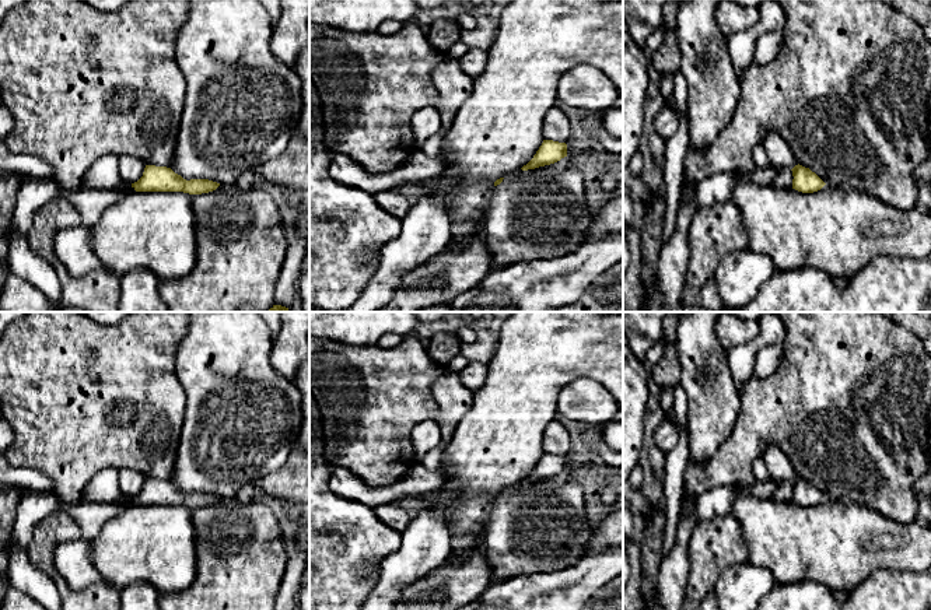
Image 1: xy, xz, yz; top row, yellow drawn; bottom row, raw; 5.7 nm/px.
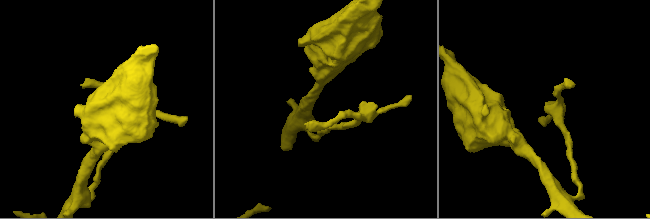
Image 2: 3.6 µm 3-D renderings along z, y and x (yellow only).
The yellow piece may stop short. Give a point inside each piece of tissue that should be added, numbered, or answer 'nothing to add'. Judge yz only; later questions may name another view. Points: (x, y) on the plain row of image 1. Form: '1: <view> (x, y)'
1: yz (779, 466)

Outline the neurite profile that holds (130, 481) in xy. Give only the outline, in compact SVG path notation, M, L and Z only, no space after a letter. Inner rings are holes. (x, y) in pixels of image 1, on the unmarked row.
M133 469L119 470L119 485L126 497L137 495L143 490L144 481L146 477Z

